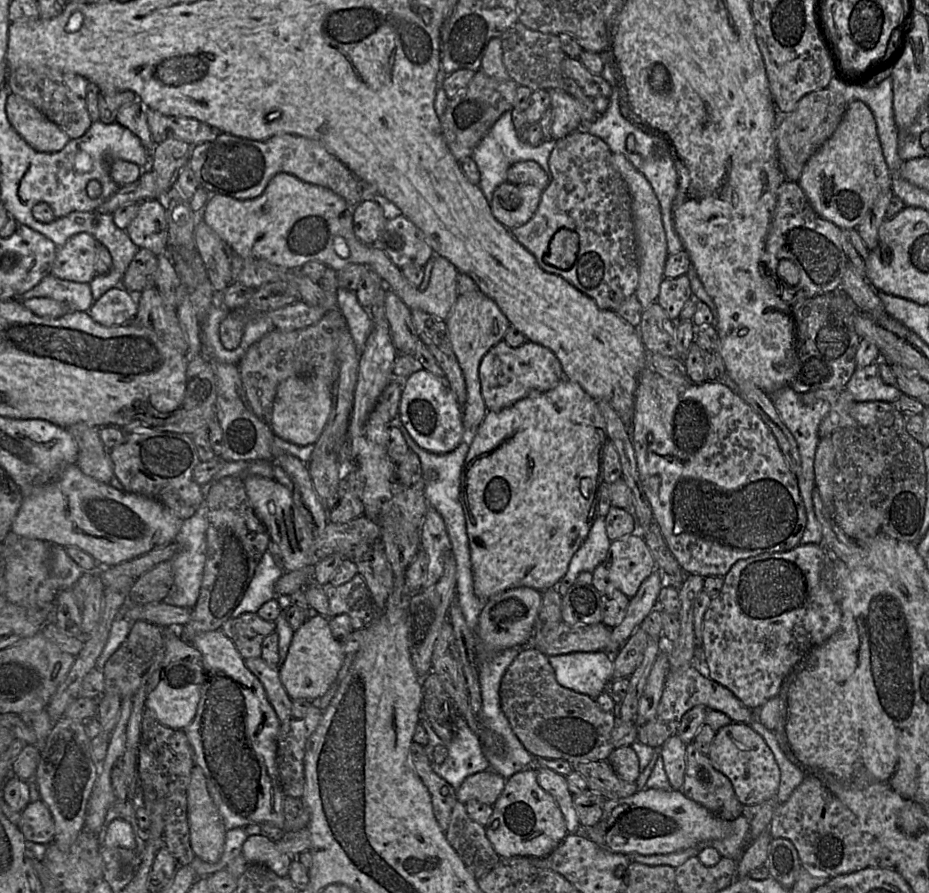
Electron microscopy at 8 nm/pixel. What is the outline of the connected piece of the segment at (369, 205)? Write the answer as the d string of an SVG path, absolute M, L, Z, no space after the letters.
M363 200L353 213L353 231L363 244L374 246L383 231L387 219L382 207L375 200Z

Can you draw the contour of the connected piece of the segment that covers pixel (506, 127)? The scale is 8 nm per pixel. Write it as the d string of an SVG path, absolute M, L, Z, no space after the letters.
M511 111L505 112L477 145L471 155L471 158L475 161L480 173L480 182L478 186L489 205L495 189L507 182L508 169L517 162L528 160L537 162L545 171L550 184L552 181L552 173L549 167L549 157L556 144L557 141L555 140L543 141L538 146L531 146L528 143L520 142L517 138L516 129L512 123Z

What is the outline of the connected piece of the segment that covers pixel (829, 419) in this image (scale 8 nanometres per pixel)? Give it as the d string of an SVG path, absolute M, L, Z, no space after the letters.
M817 389L801 395L801 402L805 405L812 405L820 399L830 403L830 410L819 424L819 438L830 436L837 429L861 426L850 415L850 408L856 401L847 389Z

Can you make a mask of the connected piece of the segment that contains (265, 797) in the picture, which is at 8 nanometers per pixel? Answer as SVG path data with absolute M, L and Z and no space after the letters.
M222 629L197 635L192 645L203 658L203 682L196 715L183 731L191 744L195 764L199 765L207 779L215 784L222 800L237 814L252 824L271 824L283 831L300 830L307 827L310 813L307 808L294 819L287 820L283 813L284 793L277 767L278 734L280 720L266 696L259 679L246 667L245 661L234 643Z

